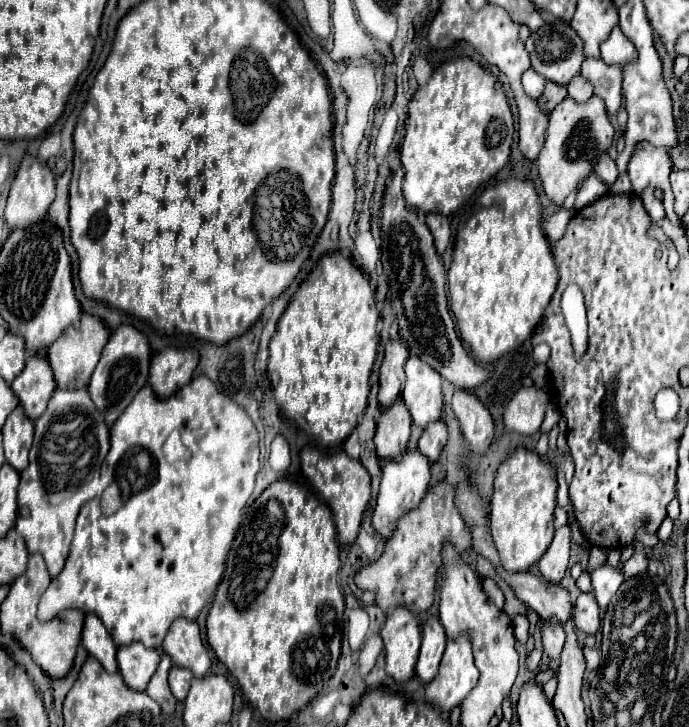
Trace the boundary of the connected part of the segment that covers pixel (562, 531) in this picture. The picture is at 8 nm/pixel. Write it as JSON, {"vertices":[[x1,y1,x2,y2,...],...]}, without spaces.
{"vertices":[[564,524,554,532,554,538,544,552,544,556,538,560,540,574,548,580,558,584,568,568,568,556,570,556,570,526]]}

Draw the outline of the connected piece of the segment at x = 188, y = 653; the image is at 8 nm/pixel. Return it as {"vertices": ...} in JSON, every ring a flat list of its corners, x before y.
{"vertices":[[176,620,160,648,170,654,172,664,180,664,192,670,196,678,206,676,210,670,210,656,202,644,200,628,196,622]]}

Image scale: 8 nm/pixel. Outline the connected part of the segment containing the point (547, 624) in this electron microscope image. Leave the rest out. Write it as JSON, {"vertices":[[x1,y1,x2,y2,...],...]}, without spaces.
{"vertices":[[540,620,542,628,542,642,544,642,544,650,546,654,550,656,550,668,552,670,558,670,560,666,560,650,562,650,562,644,564,644,564,632,560,626,554,624,554,620]]}

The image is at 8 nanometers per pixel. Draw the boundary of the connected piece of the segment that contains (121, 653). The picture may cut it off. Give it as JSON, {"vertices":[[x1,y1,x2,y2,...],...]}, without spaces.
{"vertices":[[128,644,118,648,116,660,126,686,134,690,146,690,146,684,158,668,160,654,158,650,148,650,144,644]]}

